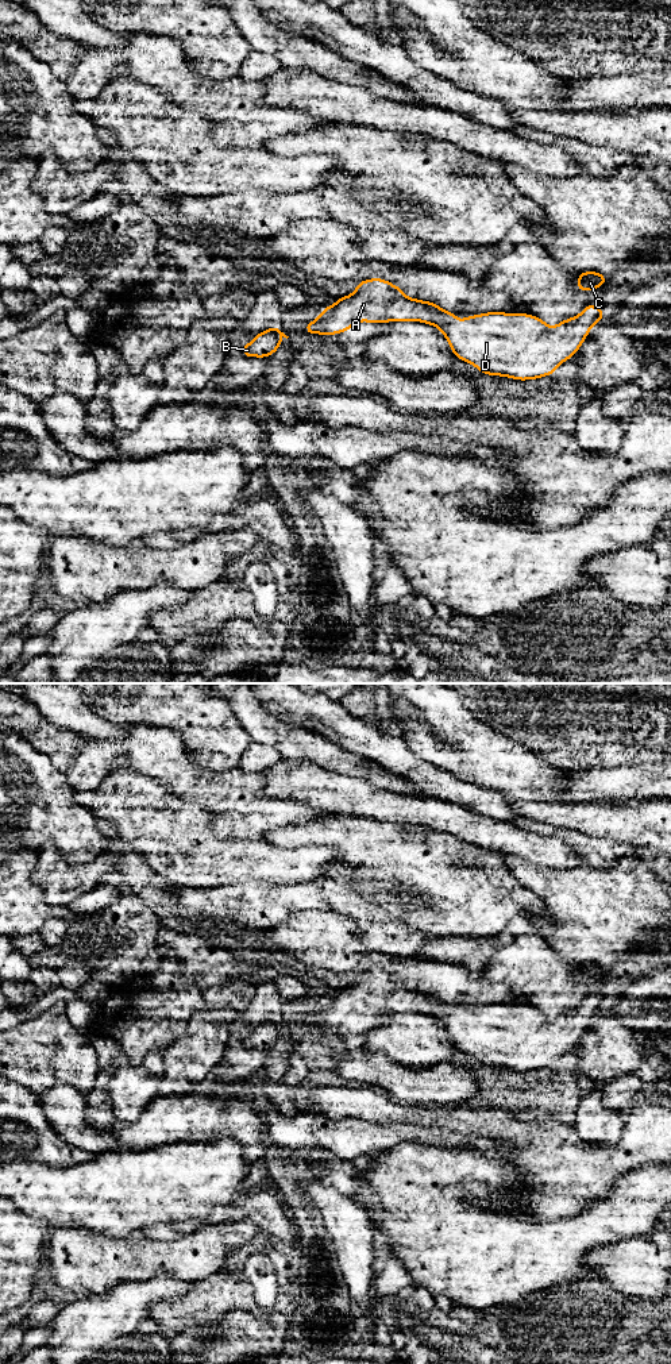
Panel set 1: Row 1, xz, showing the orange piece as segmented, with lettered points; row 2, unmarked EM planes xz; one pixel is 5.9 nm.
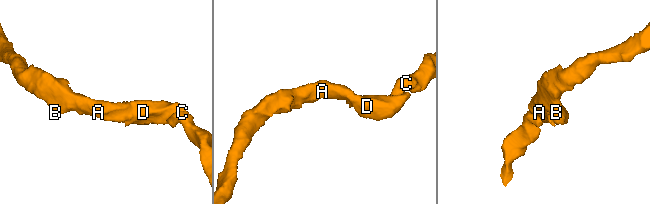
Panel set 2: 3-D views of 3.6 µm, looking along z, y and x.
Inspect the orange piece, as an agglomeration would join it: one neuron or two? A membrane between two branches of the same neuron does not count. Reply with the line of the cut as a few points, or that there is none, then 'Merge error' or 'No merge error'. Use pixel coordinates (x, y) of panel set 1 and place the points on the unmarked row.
No split. No merge error

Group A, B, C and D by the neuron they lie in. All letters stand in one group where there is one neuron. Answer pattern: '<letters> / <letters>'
A B C D

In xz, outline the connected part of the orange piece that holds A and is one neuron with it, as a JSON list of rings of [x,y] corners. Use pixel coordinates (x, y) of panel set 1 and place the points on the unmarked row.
[[[383,970],[358,972],[354,985],[336,990],[332,998],[324,998],[320,1007],[305,1016],[311,1025],[336,1026],[348,1022],[358,1013],[421,1013],[437,1018],[446,1028],[452,1045],[475,1057],[487,1067],[508,1068],[518,1072],[539,1071],[555,1064],[559,1056],[568,1052],[582,1037],[590,1020],[602,1013],[605,1003],[587,995],[579,1007],[566,1010],[549,1020],[548,1016],[528,1005],[487,1003],[459,1012],[458,1005],[441,1001],[436,994],[409,990],[398,979]]]

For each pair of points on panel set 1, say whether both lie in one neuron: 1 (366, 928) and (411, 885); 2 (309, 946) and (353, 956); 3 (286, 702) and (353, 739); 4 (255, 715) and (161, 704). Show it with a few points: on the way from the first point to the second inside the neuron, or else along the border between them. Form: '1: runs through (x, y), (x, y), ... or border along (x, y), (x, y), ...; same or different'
1: border along (366, 883), (366, 898), (400, 919), (409, 929); different
2: runs through (320, 946), (335, 946), (342, 951); same
3: runs through (303, 709), (319, 713), (336, 724); same
4: border along (224, 697), (250, 739); different

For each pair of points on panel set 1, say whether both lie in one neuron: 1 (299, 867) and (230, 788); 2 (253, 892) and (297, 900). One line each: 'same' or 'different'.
1: different
2: same

